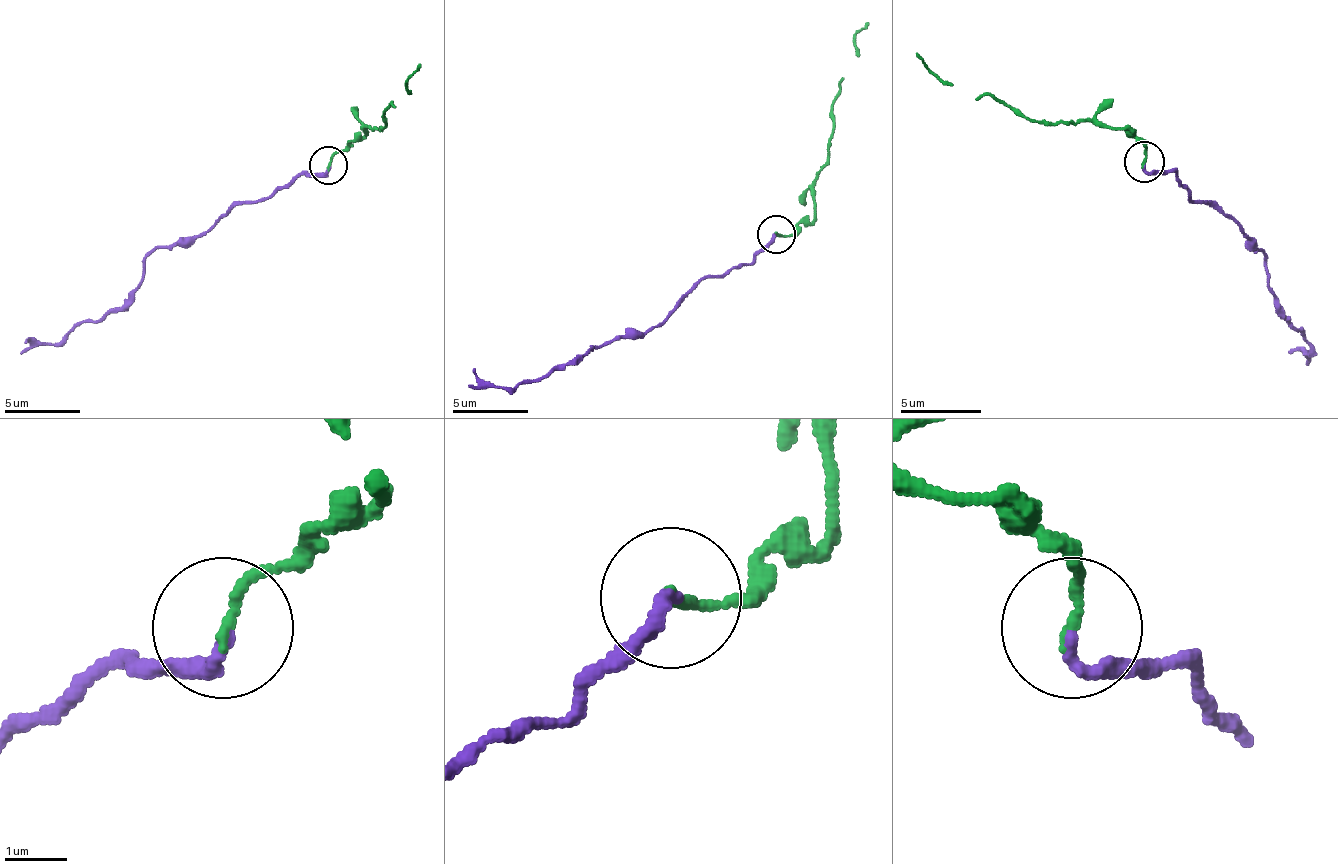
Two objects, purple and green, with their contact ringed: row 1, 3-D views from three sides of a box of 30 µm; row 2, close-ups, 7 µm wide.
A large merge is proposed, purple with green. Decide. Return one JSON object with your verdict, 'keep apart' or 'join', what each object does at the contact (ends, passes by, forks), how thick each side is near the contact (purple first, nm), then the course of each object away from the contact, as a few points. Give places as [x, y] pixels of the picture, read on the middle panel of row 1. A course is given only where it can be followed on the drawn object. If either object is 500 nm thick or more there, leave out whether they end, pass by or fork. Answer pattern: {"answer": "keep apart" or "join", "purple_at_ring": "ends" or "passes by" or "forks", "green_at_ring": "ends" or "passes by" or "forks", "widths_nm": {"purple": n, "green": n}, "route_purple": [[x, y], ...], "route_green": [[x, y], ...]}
{"answer": "join", "purple_at_ring": "ends", "green_at_ring": "ends", "widths_nm": {"purple": 200, "green": 180}, "route_purple": [[779, 233], [749, 263], [703, 278], [654, 327], [594, 346], [545, 376], [507, 388], [488, 388], [473, 369]], "route_green": [[775, 233], [786, 237], [813, 210], [817, 173], [828, 158], [832, 105], [854, 48], [854, 37], [869, 22]]}

